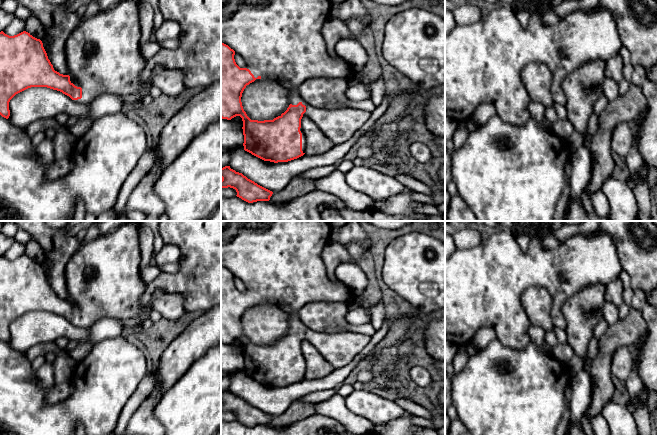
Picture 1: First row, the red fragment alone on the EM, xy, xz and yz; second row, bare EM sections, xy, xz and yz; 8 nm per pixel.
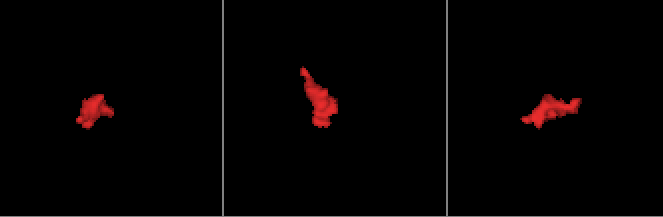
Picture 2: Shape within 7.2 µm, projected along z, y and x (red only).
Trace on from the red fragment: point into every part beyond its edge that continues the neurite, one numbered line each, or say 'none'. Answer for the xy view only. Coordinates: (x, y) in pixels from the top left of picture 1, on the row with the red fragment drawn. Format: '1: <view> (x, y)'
1: xy (103, 54)

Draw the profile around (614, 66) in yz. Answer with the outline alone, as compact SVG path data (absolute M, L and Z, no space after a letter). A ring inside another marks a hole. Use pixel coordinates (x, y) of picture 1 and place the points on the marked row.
M619 54L611 56L606 61L605 77L610 78L617 83L619 83L624 78L623 62Z

